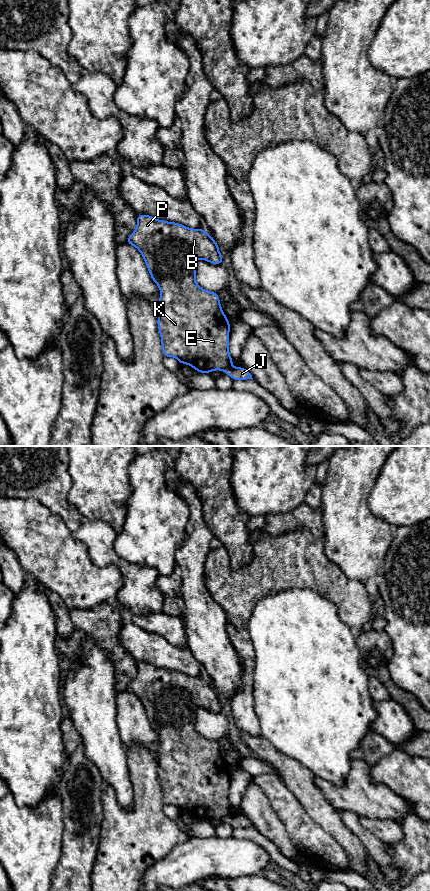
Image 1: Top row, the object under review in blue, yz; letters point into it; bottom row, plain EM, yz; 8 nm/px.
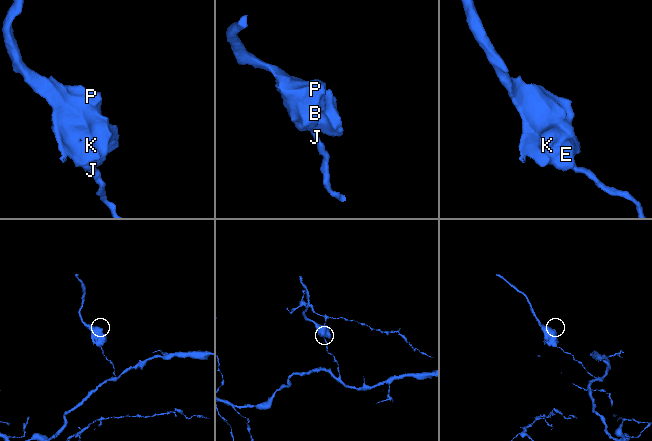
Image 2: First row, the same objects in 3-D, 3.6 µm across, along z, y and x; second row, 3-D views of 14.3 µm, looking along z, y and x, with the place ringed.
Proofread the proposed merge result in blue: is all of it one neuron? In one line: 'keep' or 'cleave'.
cleave

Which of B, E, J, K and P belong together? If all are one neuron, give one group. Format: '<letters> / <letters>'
B E K P / J

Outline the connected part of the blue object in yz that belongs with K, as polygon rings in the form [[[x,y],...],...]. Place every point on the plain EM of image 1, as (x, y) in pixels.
[[[141,662],[127,691],[139,698],[161,740],[157,773],[164,805],[174,805],[200,821],[225,819],[233,810],[229,802],[230,770],[221,756],[219,743],[201,736],[195,728],[197,707],[222,712],[214,686],[201,676],[191,677]]]

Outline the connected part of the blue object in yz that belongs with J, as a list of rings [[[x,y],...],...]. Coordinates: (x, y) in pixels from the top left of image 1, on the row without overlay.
[[[230,814],[228,815],[225,820],[227,821],[227,823],[229,823],[233,828],[247,828],[247,827],[253,827],[252,823],[245,817],[242,815],[234,815],[234,814]]]

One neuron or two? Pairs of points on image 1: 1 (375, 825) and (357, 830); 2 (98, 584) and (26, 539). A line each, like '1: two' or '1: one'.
1: two
2: one

